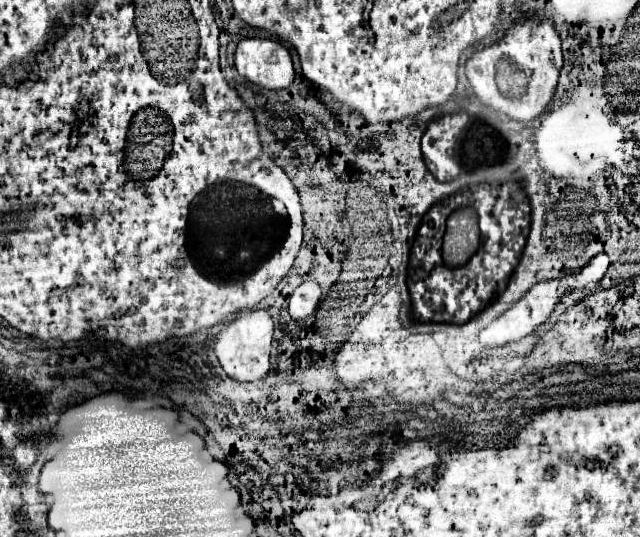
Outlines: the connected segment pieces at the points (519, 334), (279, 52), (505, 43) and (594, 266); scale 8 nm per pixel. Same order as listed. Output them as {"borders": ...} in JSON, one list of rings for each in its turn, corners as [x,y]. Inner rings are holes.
{"borders":[[[[529,290],[523,300],[519,300],[515,306],[505,310],[505,314],[501,314],[493,324],[489,324],[479,334],[479,340],[483,346],[503,346],[535,334],[535,330],[543,322],[545,320],[533,320],[533,292]]],[[[243,38],[237,44],[235,68],[251,84],[275,92],[289,88],[295,78],[289,50],[267,38]]],[[[527,20],[513,24],[503,40],[475,52],[465,66],[469,84],[479,102],[521,126],[531,126],[549,106],[561,72],[561,40],[551,20]]],[[[603,254],[595,256],[585,268],[582,268],[575,274],[567,274],[564,277],[564,284],[571,290],[582,289],[589,284],[599,284],[605,276],[609,268],[609,258],[605,258]]]]}

